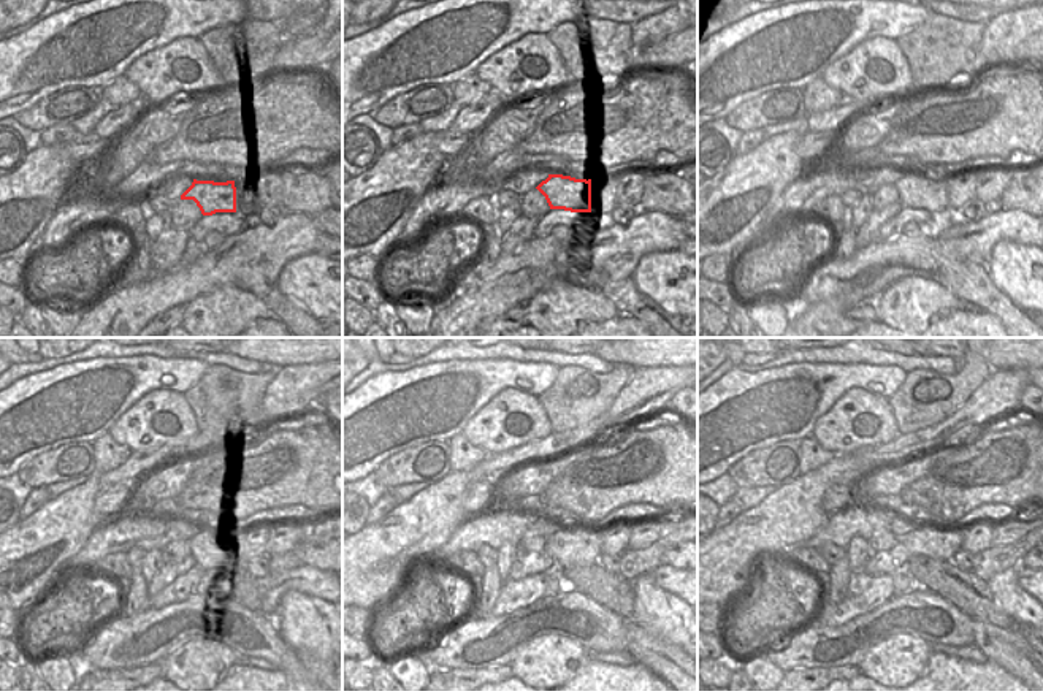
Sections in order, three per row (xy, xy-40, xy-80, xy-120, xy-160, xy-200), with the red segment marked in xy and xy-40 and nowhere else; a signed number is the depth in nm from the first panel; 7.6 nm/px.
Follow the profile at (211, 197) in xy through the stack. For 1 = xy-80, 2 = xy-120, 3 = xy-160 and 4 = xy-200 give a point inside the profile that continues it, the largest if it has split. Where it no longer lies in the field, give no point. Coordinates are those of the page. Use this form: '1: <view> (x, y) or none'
1: xy-80 (916, 190)
2: xy-120 (217, 552)
3: xy-160 (568, 547)
4: xy-200 (936, 542)

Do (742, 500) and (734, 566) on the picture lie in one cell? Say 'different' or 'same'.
different

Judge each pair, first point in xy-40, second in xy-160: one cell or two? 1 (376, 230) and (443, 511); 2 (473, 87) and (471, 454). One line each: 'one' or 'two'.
1: one
2: one

